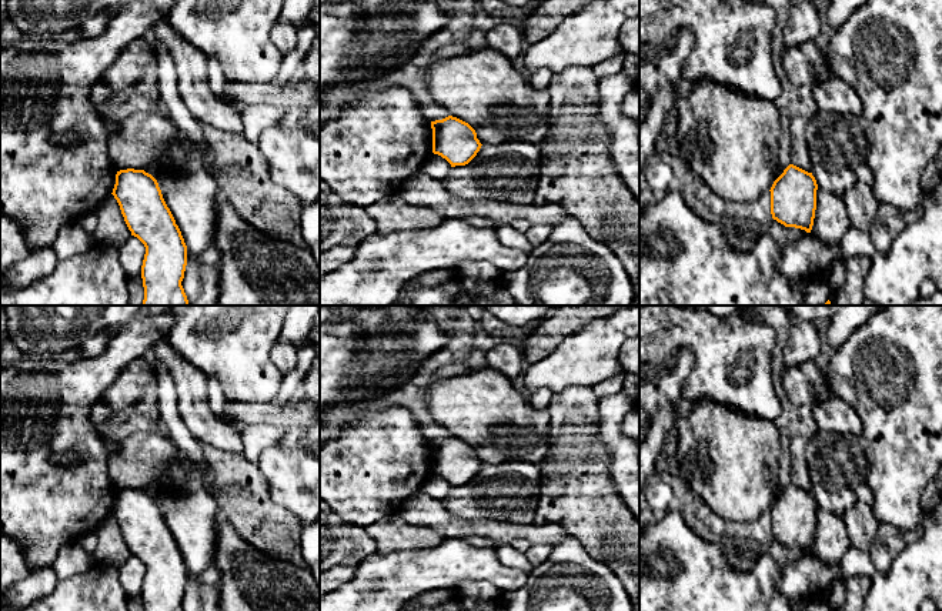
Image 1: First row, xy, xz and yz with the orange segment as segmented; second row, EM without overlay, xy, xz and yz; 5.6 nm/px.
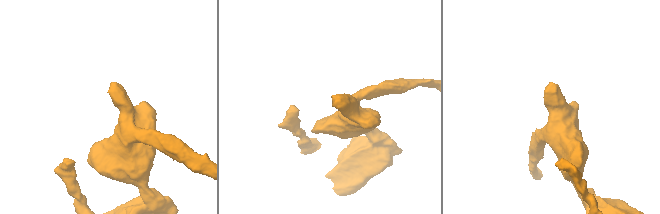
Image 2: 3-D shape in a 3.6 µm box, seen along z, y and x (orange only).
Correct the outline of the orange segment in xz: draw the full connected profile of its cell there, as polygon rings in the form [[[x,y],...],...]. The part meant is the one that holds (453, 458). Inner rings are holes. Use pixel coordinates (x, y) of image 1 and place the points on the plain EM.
[[[457,437],[431,441],[431,448],[432,473],[445,478],[451,487],[468,484],[482,465],[475,450]]]

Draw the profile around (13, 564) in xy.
[[[0,532],[0,594],[29,574],[24,550],[13,538]]]

